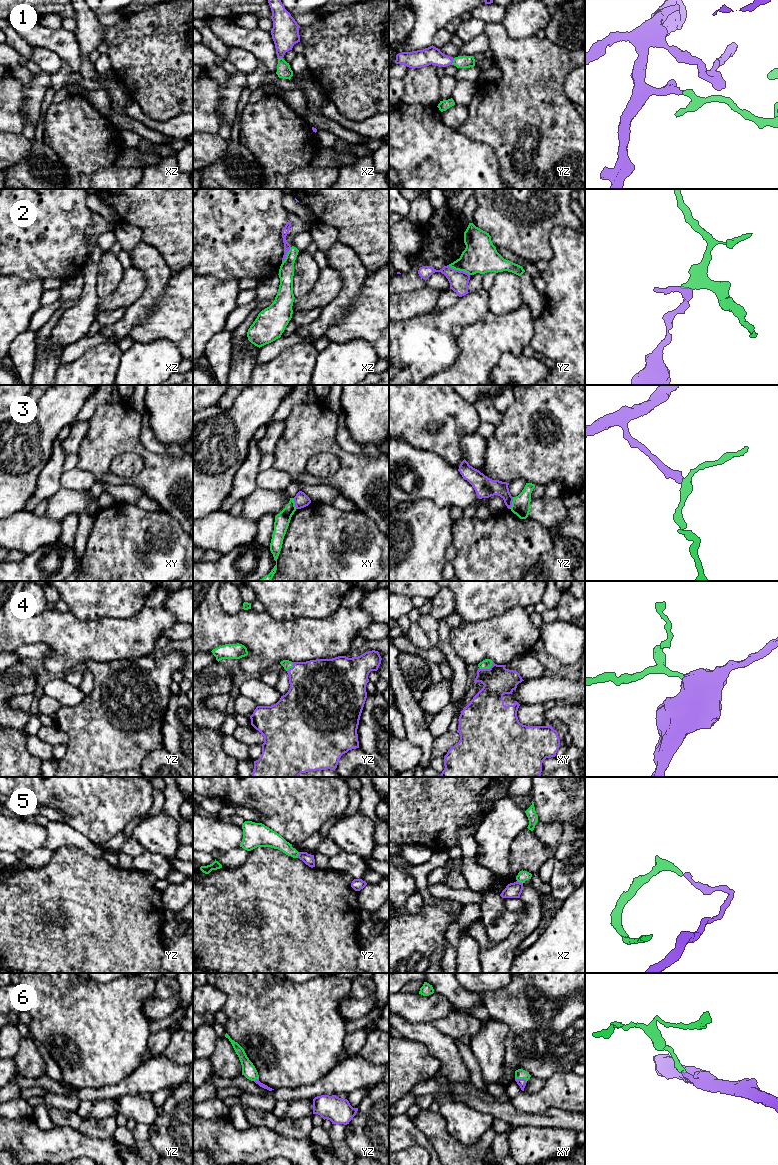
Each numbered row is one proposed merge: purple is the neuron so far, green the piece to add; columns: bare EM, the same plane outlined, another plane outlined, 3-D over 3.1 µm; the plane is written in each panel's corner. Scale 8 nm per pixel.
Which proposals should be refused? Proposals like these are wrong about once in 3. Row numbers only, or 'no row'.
2, 3, 5

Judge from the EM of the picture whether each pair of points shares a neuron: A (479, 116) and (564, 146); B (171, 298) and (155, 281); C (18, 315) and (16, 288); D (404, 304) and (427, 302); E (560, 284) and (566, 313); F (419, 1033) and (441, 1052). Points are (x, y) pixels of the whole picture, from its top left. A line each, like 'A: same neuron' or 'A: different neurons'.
A: same neuron
B: different neurons
C: same neuron
D: same neuron
E: same neuron
F: same neuron

